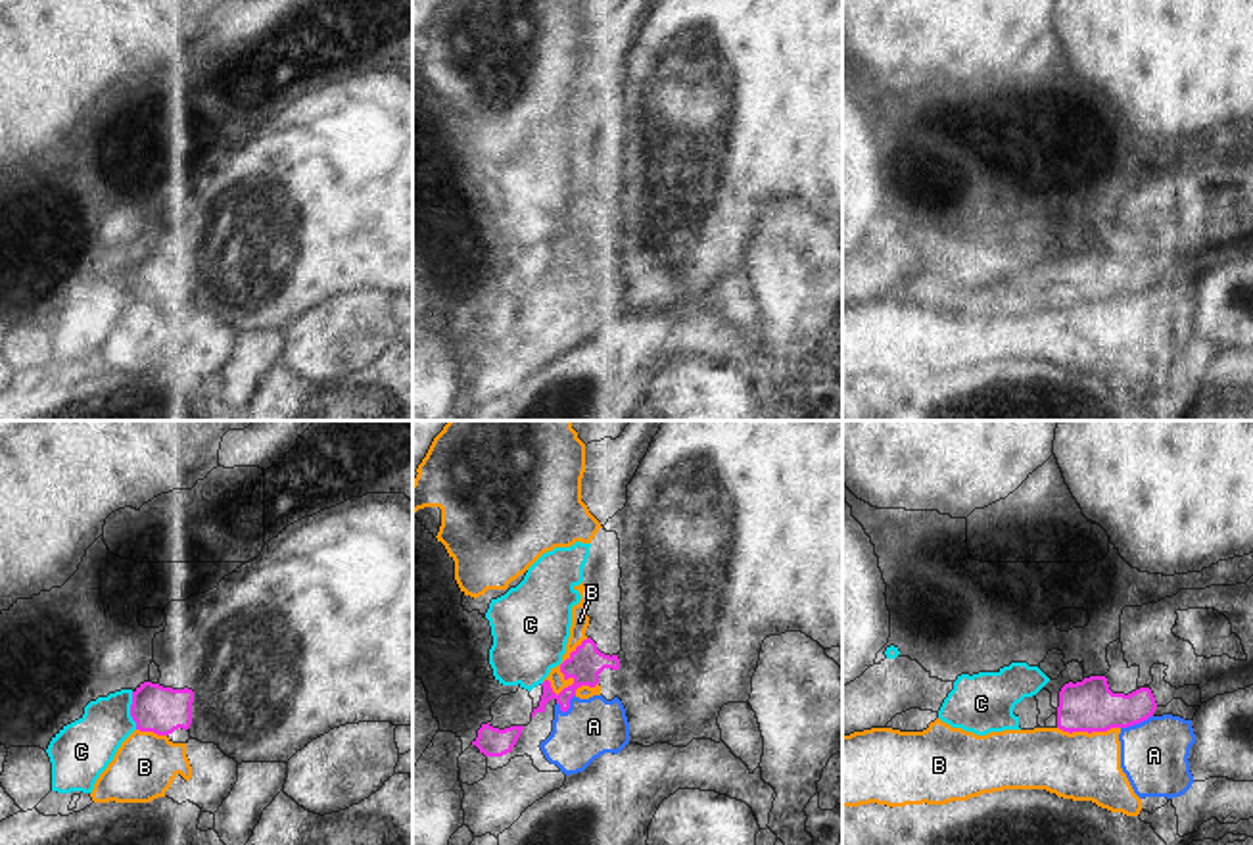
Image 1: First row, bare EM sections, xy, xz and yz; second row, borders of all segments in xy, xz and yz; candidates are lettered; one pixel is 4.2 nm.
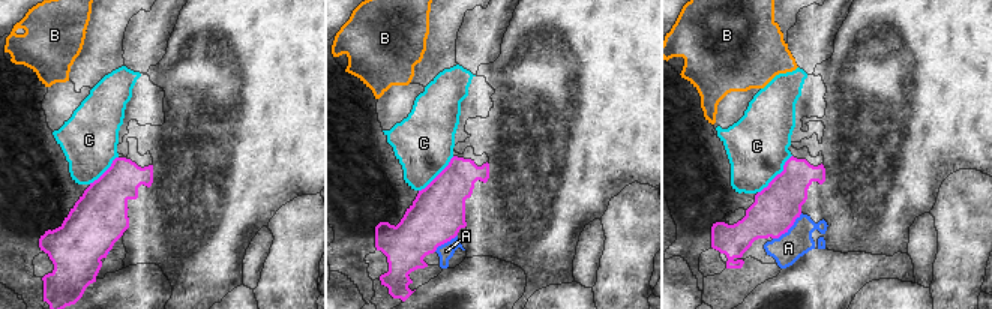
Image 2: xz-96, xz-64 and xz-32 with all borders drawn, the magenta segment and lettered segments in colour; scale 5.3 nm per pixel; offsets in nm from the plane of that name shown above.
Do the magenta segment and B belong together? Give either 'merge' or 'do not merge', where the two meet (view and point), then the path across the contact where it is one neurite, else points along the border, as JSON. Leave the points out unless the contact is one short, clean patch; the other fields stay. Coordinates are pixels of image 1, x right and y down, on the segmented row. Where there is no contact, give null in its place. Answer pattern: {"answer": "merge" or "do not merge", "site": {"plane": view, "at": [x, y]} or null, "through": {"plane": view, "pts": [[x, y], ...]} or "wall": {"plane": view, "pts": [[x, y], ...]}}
{"answer": "do not merge", "site": {"plane": "xz", "at": [561, 669]}, "wall": {"plane": "xz", "pts": [[588, 638], [561, 665], [561, 673], [572, 682], [557, 696]]}}

